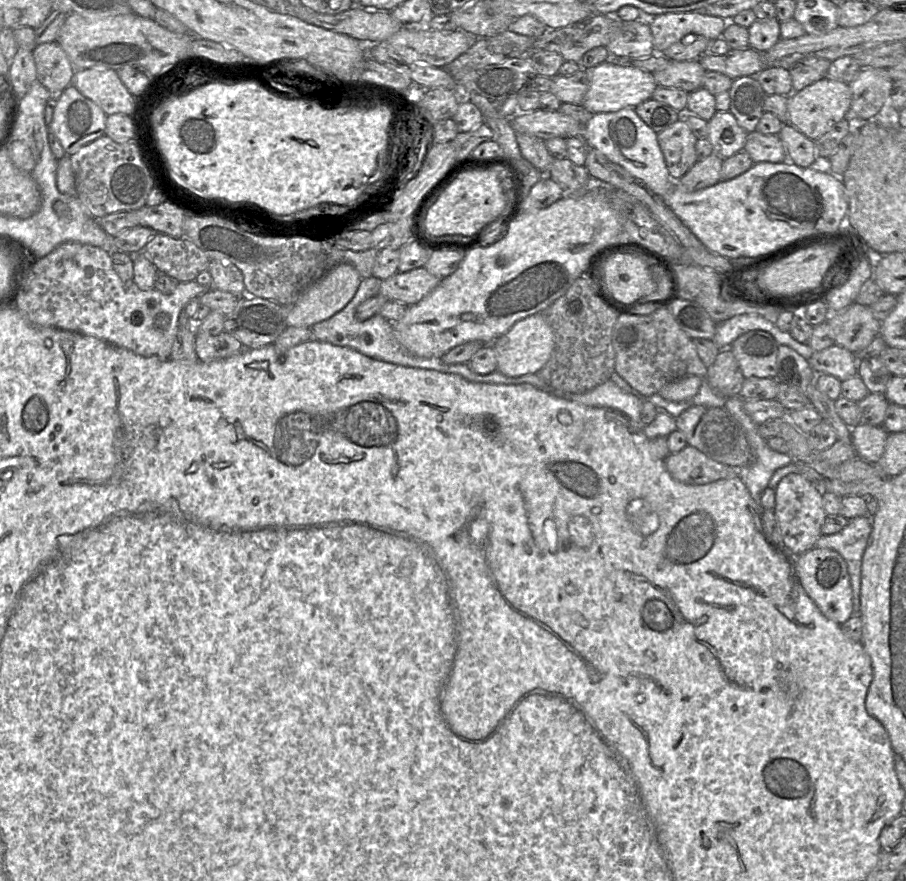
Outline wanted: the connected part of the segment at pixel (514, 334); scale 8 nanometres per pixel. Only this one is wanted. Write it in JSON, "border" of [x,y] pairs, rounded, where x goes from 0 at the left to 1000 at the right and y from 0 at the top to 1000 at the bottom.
{"border":[[[595,356],[585,358],[570,365],[558,378],[542,390],[549,405],[547,421],[560,428],[591,425],[607,407],[611,396],[611,379],[602,361]]]}

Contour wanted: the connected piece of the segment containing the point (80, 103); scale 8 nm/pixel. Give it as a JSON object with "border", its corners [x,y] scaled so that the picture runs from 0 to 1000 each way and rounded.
{"border":[[[77,95],[66,106],[54,151],[63,156],[73,176],[79,176],[116,152],[117,133],[107,118]]]}

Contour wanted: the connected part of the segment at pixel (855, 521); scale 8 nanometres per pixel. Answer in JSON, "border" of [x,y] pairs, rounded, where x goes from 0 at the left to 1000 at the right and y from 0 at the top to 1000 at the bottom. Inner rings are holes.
{"border":[[[960,586],[938,589],[926,604],[906,607],[900,622],[915,622],[925,627],[933,636],[938,655],[943,696],[948,696],[951,633],[962,603]]]}

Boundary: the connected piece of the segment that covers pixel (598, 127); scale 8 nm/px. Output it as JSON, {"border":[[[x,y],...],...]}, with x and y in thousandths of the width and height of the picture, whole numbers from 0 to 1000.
{"border":[[[688,123],[680,127],[655,129],[646,143],[642,143],[642,157],[649,167],[655,167],[667,175],[674,184],[684,187],[700,203],[706,205],[716,217],[730,224],[744,215],[744,207],[738,199],[731,171],[725,160],[725,151],[717,145],[699,123]]]}

